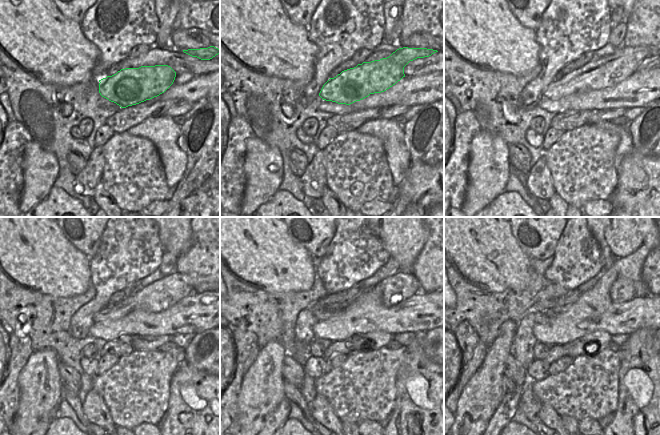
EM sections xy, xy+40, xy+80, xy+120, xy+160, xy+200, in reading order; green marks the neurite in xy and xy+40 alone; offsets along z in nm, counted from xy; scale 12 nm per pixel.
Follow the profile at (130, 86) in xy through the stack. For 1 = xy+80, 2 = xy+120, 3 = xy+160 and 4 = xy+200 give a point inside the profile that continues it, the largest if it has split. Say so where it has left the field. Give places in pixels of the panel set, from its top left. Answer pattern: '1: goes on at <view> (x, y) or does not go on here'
1: goes on at xy+80 (606, 72)
2: goes on at xy+120 (160, 295)
3: goes on at xy+160 (400, 286)
4: goes on at xy+200 (622, 290)

